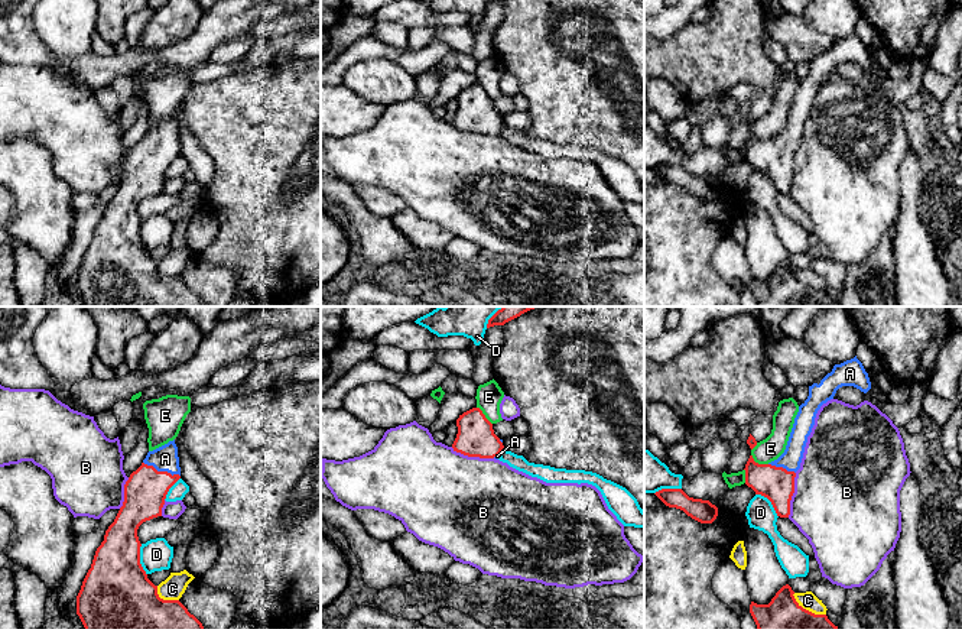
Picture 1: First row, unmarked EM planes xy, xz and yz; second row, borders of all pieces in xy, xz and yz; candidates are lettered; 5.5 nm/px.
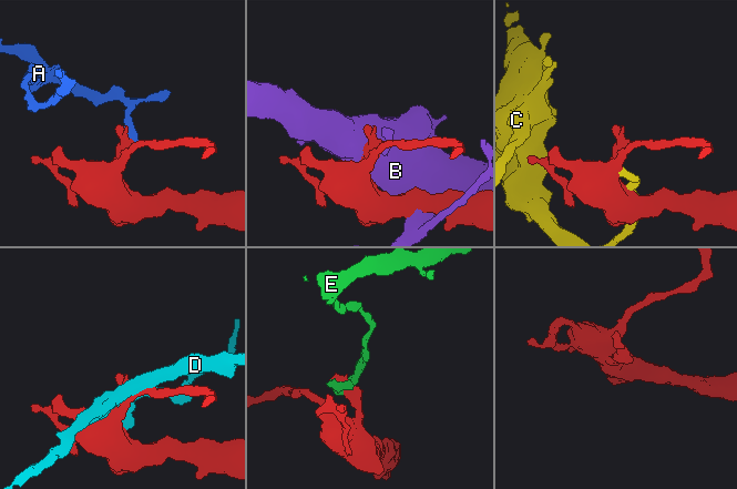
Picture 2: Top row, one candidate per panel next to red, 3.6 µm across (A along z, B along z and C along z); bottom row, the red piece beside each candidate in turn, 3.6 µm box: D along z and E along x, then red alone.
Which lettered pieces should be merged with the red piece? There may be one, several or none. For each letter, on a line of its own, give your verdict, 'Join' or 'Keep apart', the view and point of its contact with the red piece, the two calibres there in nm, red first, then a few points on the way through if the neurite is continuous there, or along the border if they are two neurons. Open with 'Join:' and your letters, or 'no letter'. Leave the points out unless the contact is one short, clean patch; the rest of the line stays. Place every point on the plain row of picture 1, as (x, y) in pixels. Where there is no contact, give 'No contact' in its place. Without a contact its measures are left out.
Join: A
A: Join. Touches red at xy (162, 148). Thickness 240 nm (red) against 140 nm. Path across: xy (145, 168), (162, 148), (165, 135)
B: Keep apart. Touches red at yz (792, 171). Thickness 190 nm (red) against 480 nm
C: Keep apart. Touches red at yz (808, 287). Thickness 300 nm (red) against 100 nm
D: Keep apart. Touches red at xy (139, 236). Thickness 420 nm (red) against 180 nm
E: Keep apart. Touches red at yz (757, 139). Thickness 190 nm (red) against 130 nm

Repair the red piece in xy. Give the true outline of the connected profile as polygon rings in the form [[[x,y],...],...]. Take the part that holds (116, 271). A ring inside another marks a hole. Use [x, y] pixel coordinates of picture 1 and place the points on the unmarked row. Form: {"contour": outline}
{"contour": [[[173,117],[149,127],[142,142],[133,147],[124,161],[124,178],[114,198],[108,202],[104,217],[97,224],[91,244],[88,246],[77,272],[77,291],[85,307],[205,307],[202,299],[188,288],[179,276],[163,276],[157,270],[157,262],[149,254],[140,240],[139,202],[153,194],[162,192],[169,165],[181,155],[178,123]]]}

